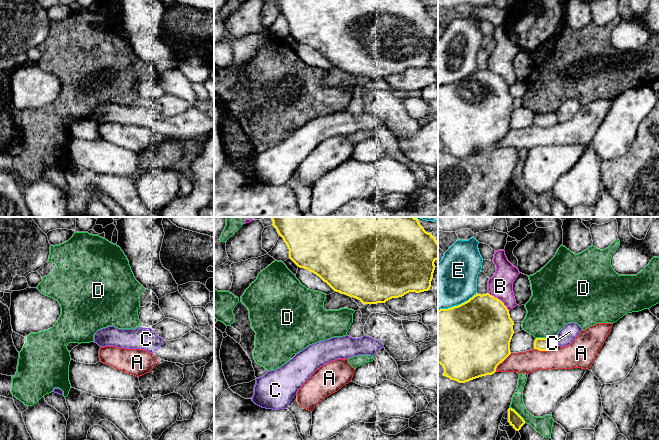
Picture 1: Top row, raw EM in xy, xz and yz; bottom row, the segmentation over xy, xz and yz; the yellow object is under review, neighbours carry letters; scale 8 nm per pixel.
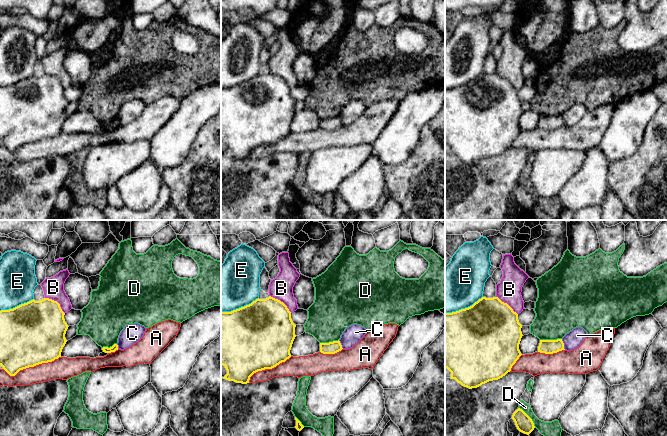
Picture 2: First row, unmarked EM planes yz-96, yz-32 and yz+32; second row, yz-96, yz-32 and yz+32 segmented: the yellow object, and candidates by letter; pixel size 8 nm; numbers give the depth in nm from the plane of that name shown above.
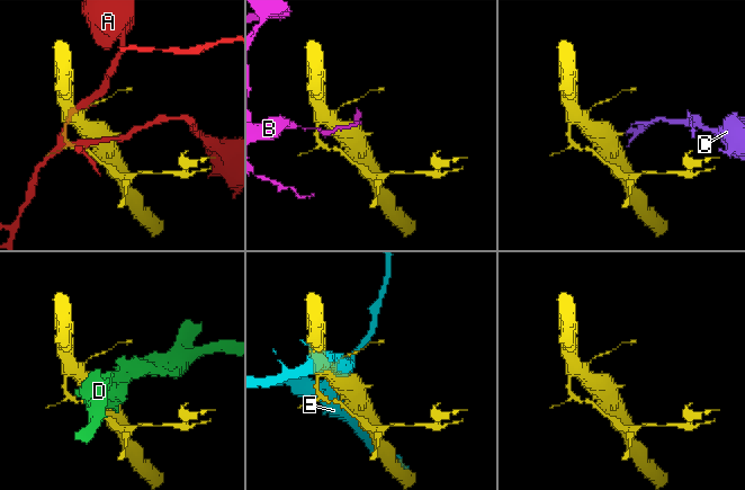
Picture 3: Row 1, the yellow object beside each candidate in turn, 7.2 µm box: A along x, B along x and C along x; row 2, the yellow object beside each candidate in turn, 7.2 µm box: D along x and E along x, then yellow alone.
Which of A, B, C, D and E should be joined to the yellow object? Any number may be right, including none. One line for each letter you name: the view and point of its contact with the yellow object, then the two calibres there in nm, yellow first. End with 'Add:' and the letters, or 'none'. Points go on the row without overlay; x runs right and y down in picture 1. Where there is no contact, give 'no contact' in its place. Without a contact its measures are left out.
Add: none

